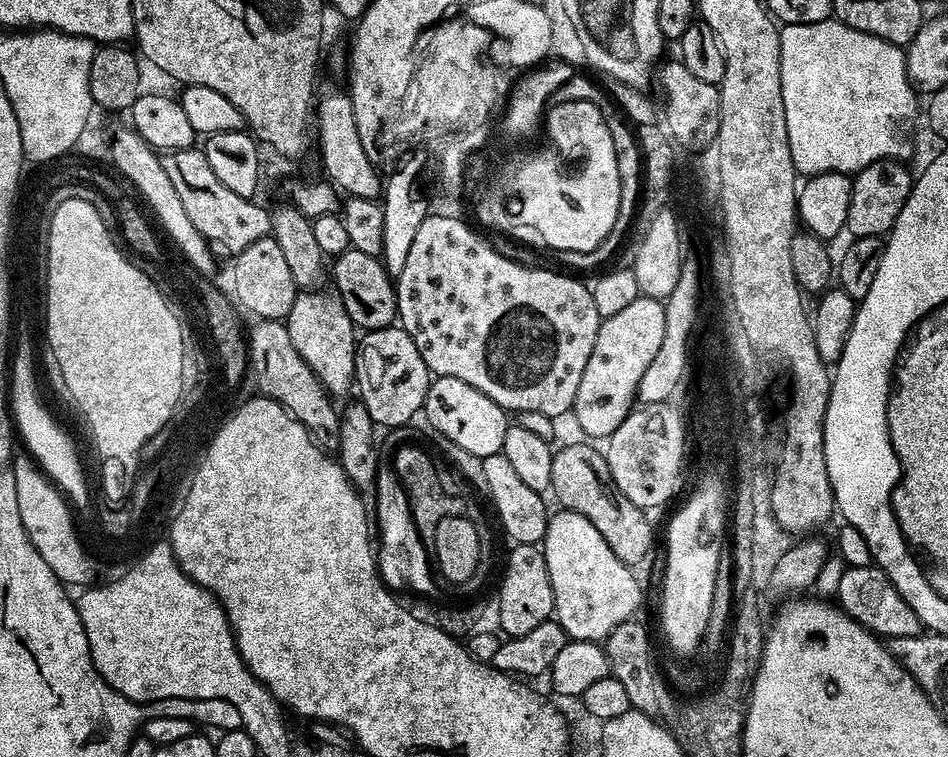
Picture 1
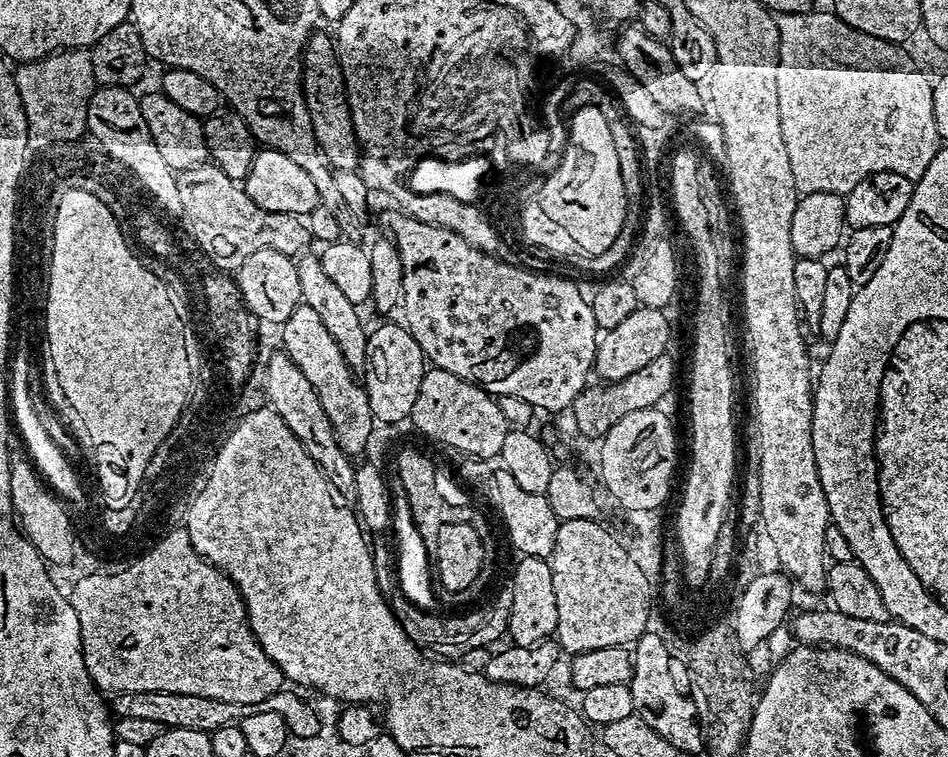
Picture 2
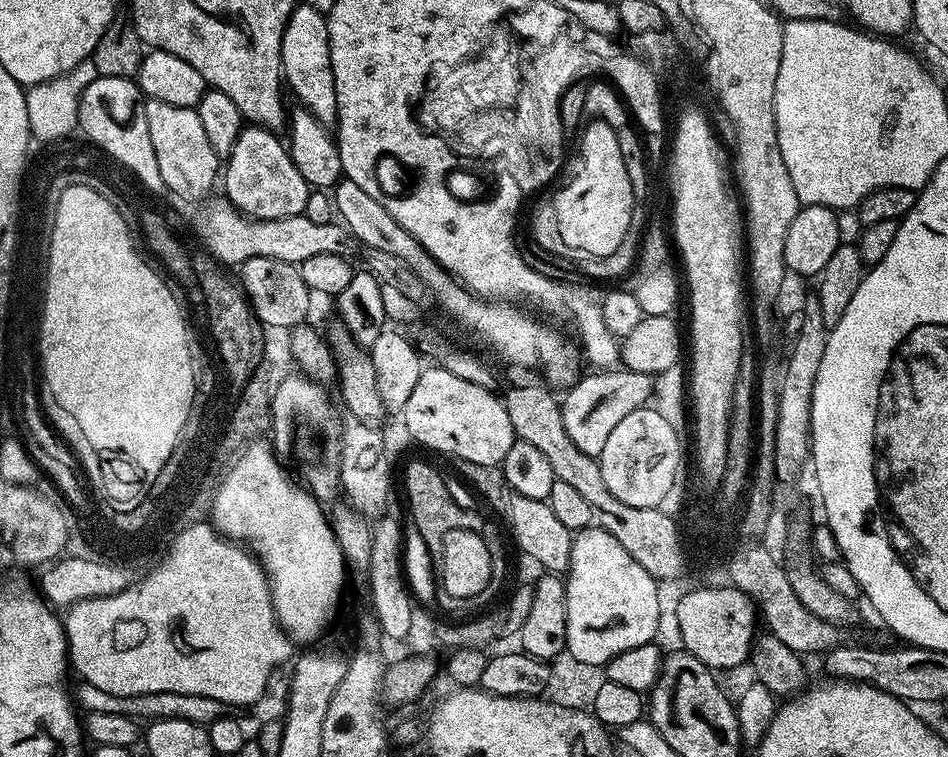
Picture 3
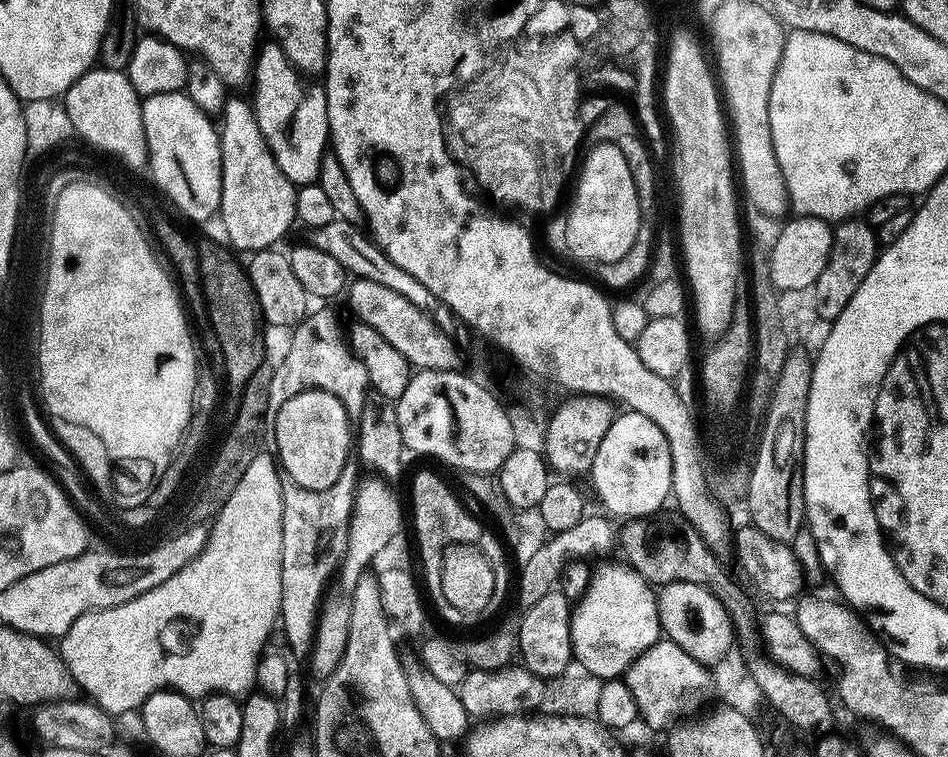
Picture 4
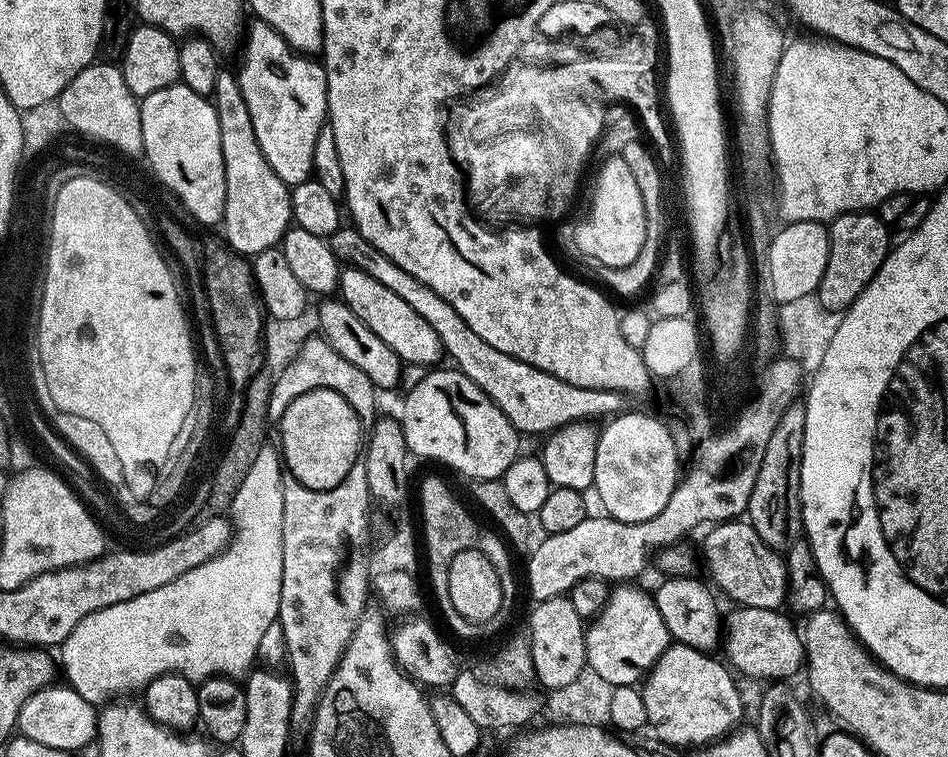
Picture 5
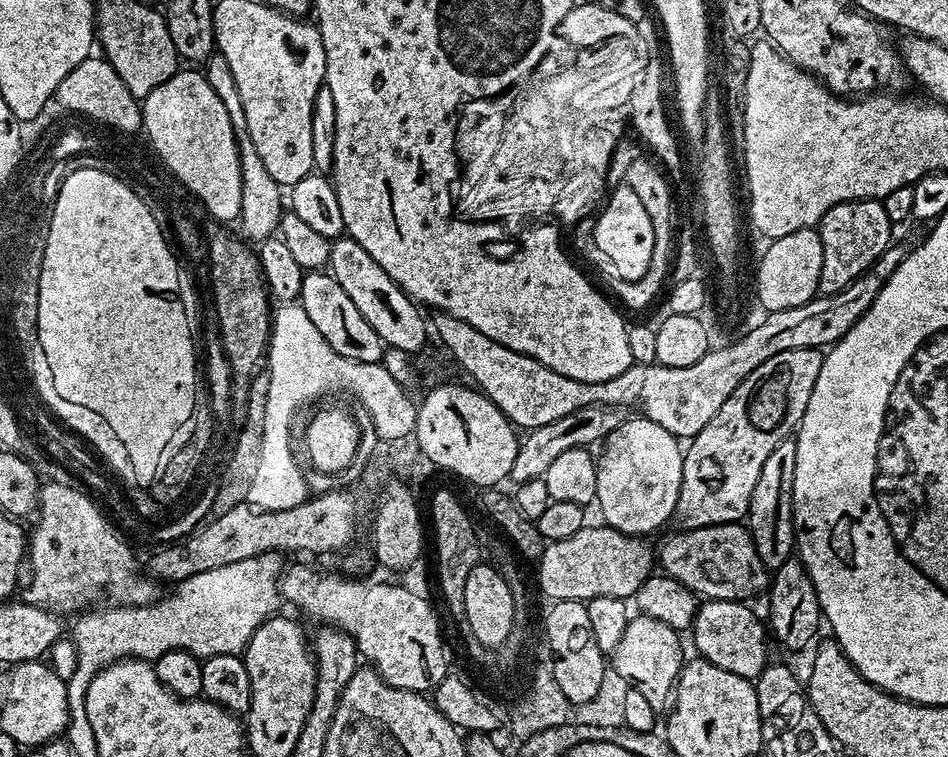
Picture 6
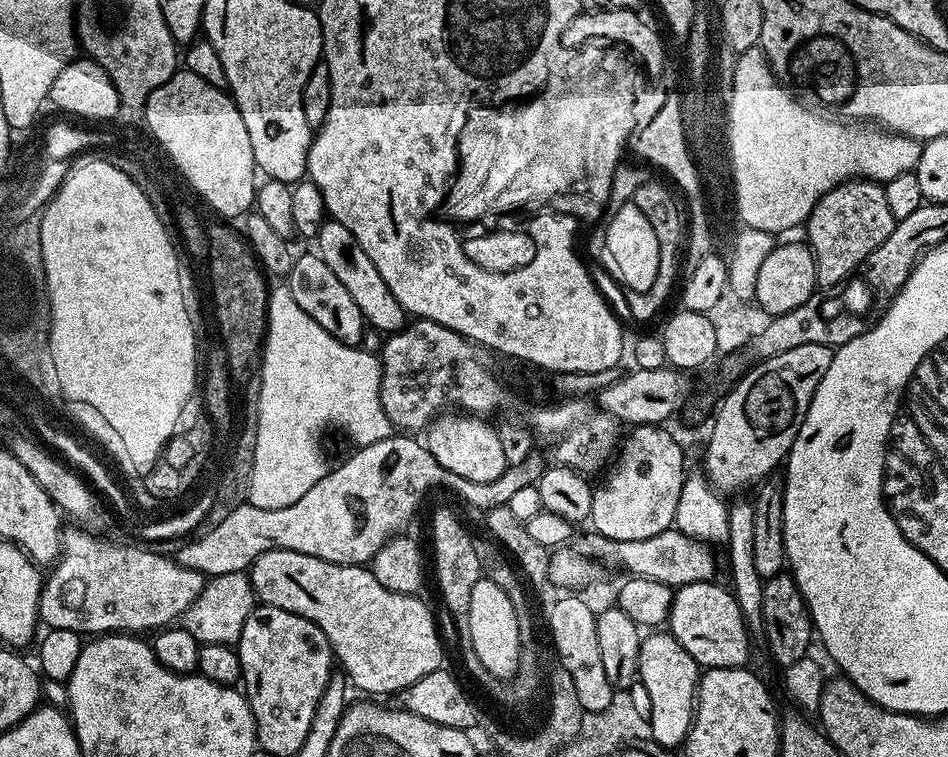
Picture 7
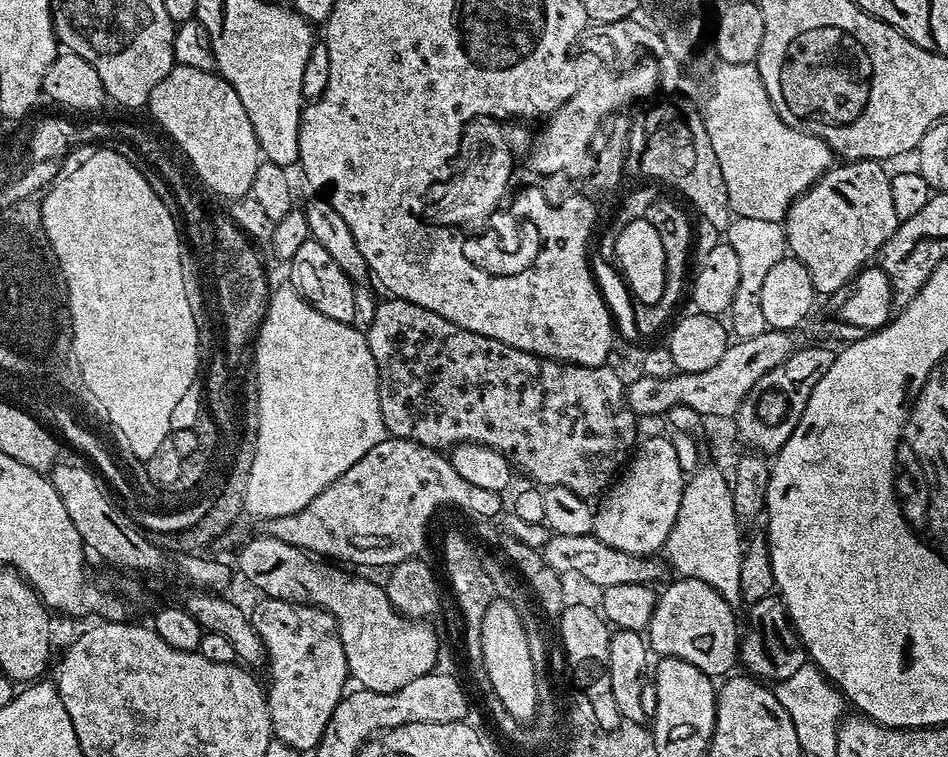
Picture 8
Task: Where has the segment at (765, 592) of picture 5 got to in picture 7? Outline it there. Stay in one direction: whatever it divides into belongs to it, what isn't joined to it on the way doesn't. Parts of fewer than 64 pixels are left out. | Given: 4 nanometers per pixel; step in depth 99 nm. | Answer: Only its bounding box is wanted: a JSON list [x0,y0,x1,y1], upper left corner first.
[616,530,716,590]

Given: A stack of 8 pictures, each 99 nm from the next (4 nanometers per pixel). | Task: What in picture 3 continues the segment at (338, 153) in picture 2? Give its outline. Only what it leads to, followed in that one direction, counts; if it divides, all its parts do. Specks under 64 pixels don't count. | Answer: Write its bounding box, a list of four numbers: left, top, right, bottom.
[280,2,338,125]

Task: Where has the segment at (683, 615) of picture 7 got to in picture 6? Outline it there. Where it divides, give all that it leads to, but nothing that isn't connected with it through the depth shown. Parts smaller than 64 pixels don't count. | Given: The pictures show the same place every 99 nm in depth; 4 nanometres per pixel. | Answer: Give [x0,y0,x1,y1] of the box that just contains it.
[690,599,770,681]

